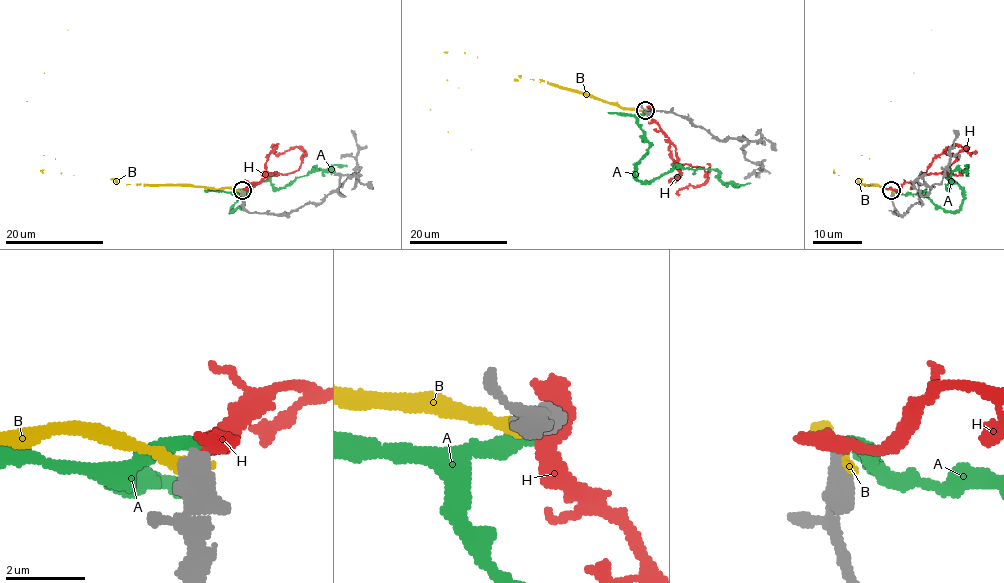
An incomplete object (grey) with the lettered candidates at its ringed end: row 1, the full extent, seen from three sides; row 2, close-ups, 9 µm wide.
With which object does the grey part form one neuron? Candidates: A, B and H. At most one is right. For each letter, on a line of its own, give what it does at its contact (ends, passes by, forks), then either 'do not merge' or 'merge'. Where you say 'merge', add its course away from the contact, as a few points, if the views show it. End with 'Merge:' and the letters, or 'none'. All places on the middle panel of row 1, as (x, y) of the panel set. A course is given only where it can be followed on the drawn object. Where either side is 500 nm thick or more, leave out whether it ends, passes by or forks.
A: merge; it runs (646, 110), (638, 127), (648, 146), (635, 175), (643, 182), (677, 164), (715, 169), (733, 185), (750, 183)
B: do not merge
H: do not merge
Merge: A

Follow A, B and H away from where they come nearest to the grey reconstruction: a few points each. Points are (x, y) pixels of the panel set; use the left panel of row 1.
A: (242, 189), (235, 194), (245, 197), (243, 203), (231, 210), (259, 182), (284, 188), (315, 170), (347, 166)
B: (242, 192), (230, 188), (127, 184), (43, 155), (27, 101), (68, 29)
H: (245, 191), (264, 176), (294, 172), (304, 154), (298, 147), (277, 151)

